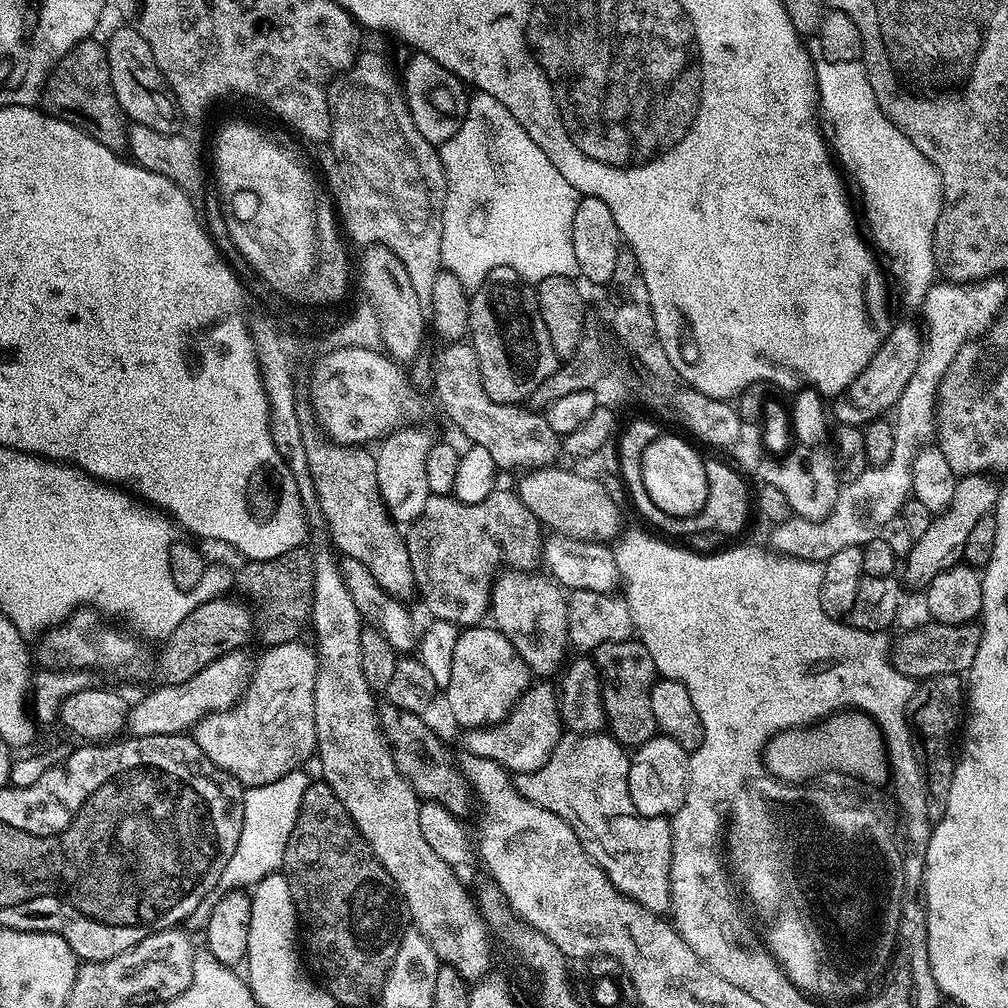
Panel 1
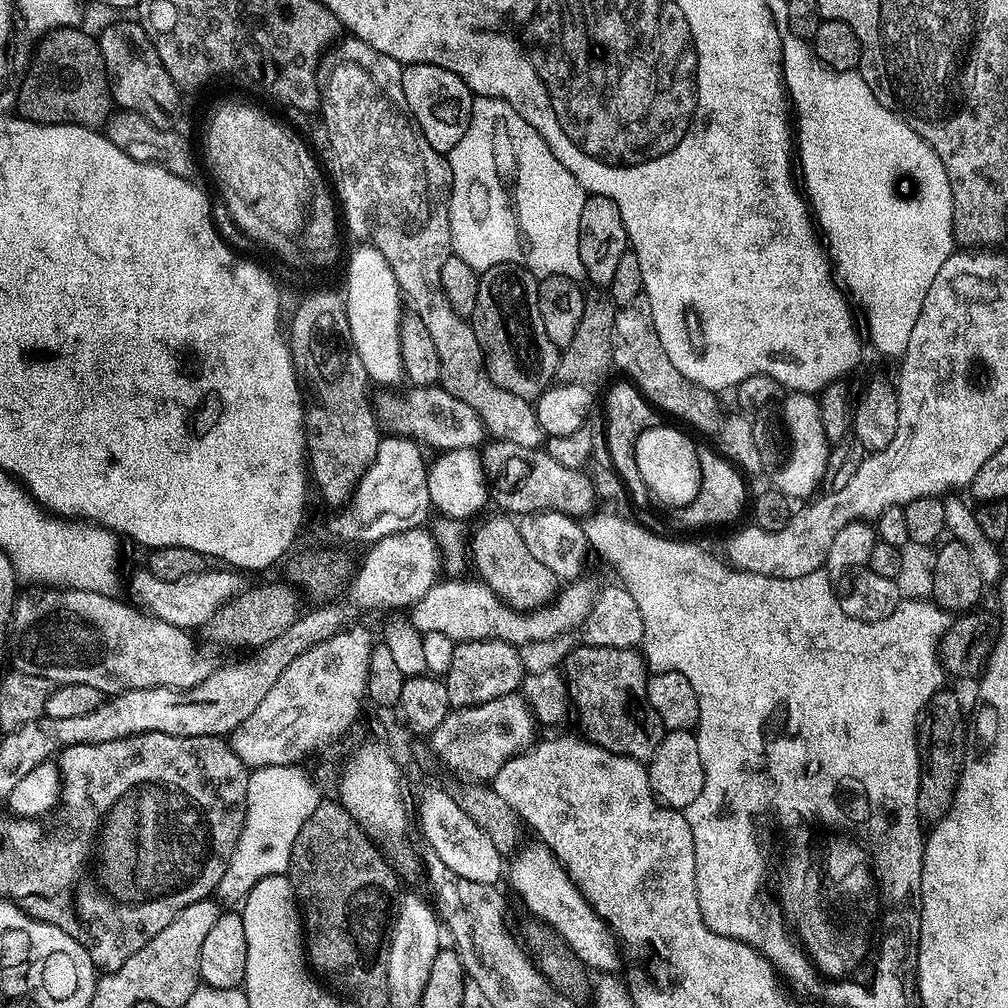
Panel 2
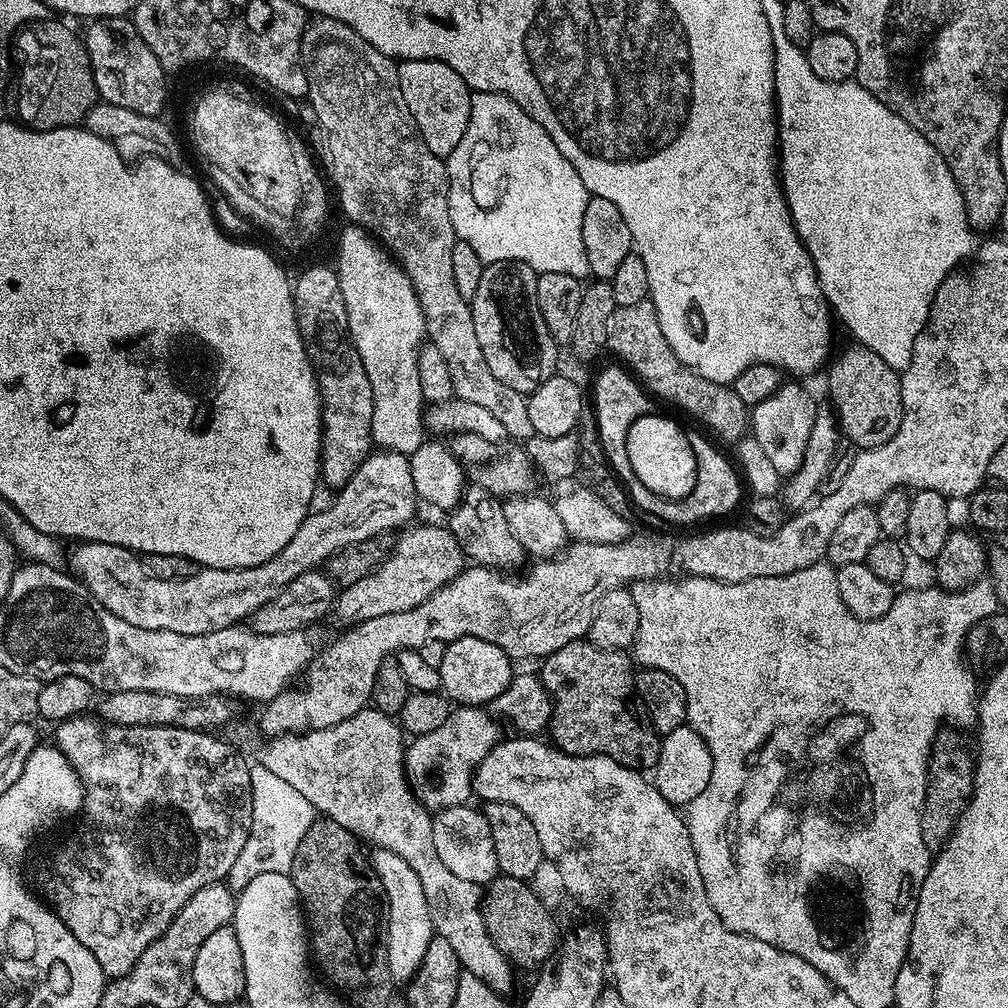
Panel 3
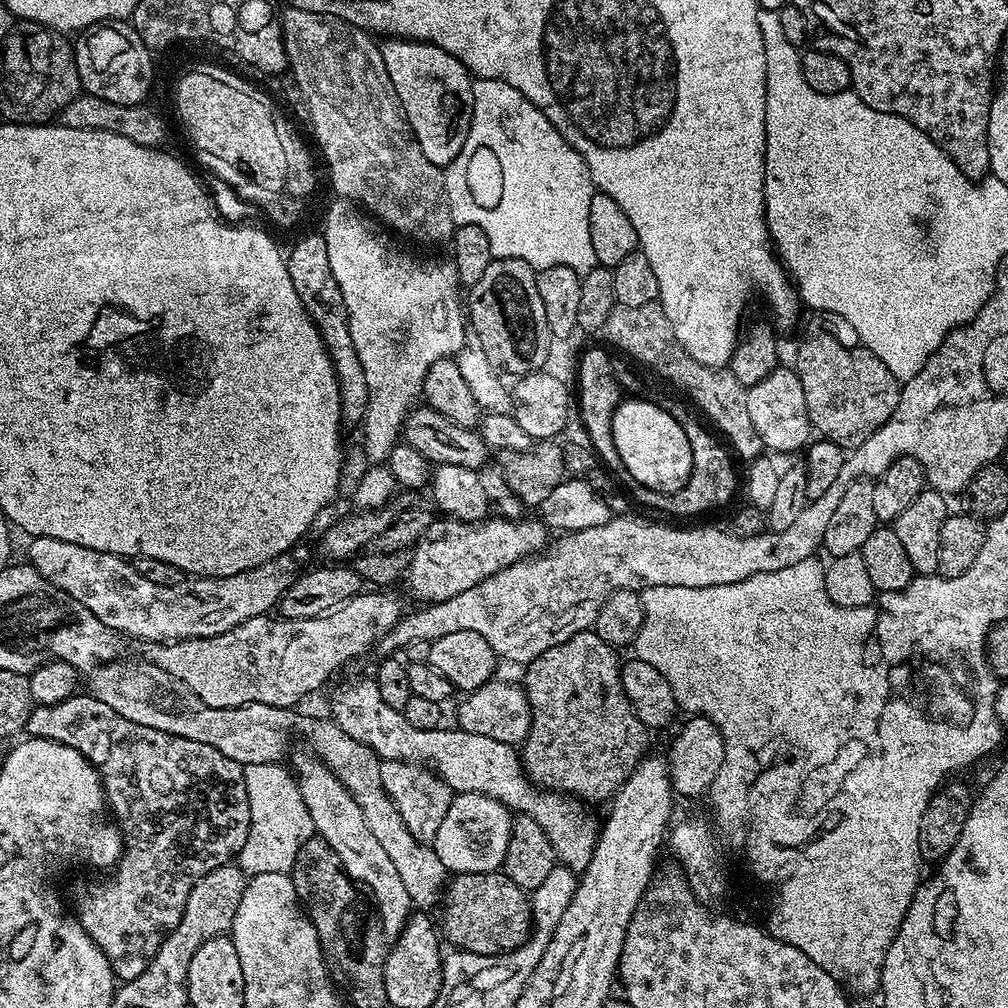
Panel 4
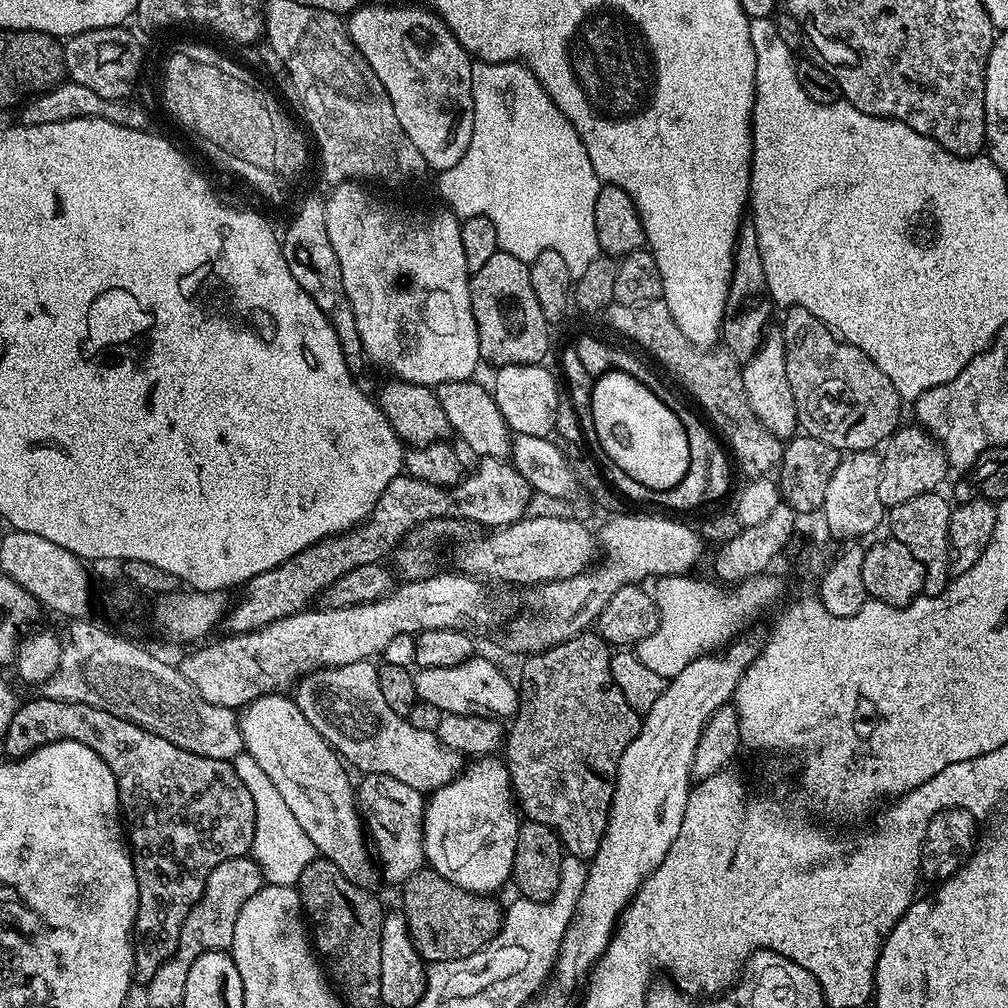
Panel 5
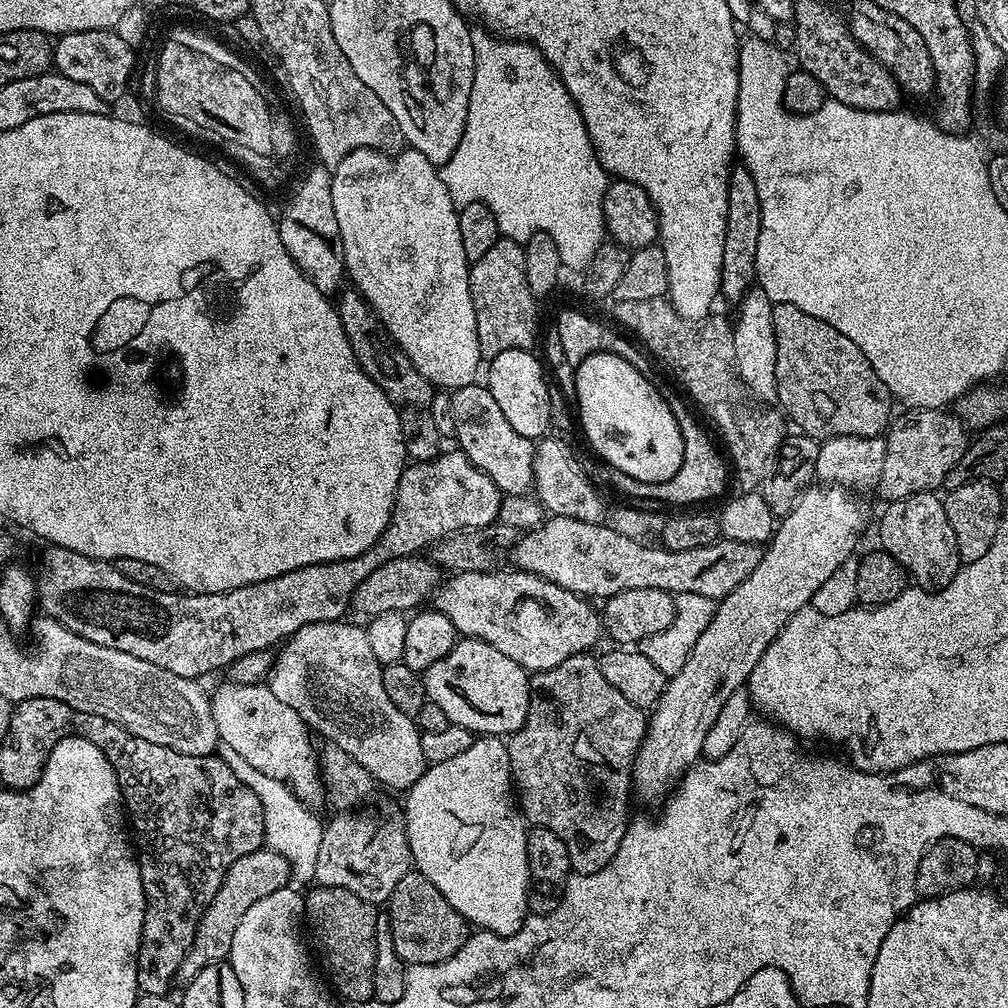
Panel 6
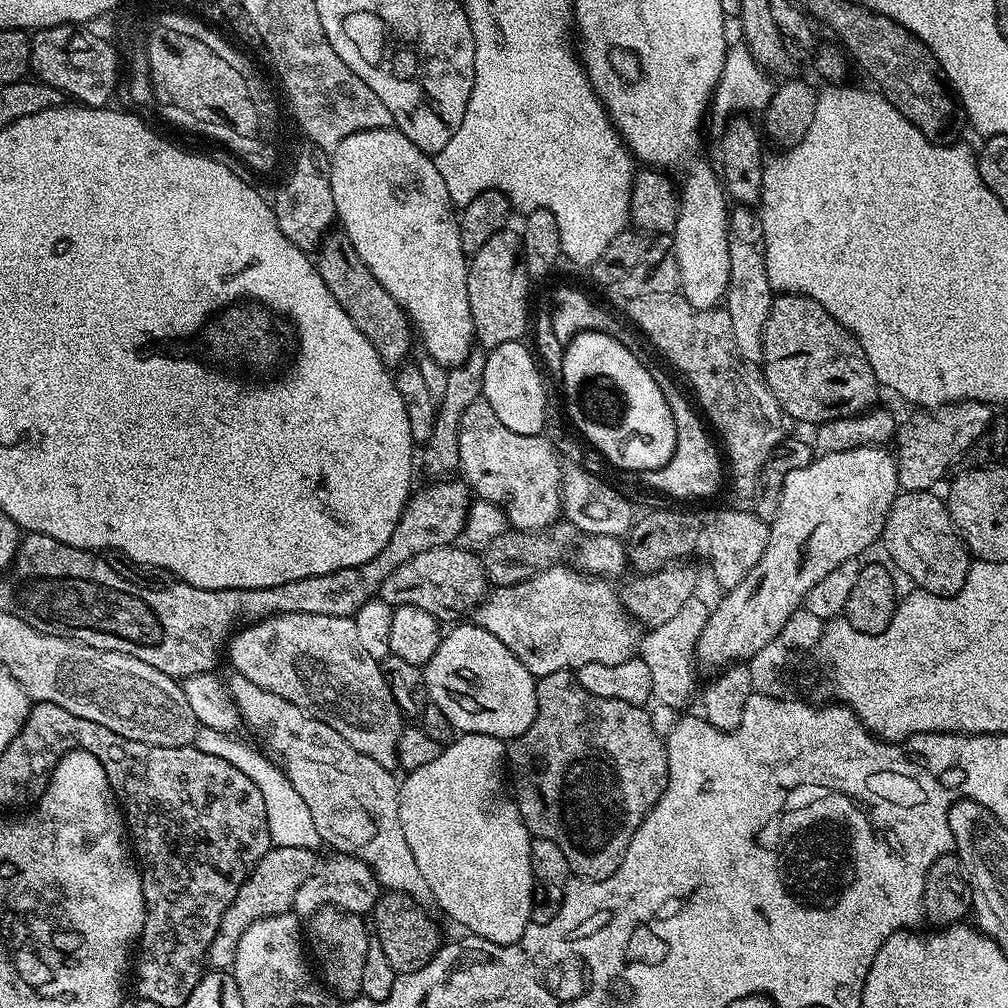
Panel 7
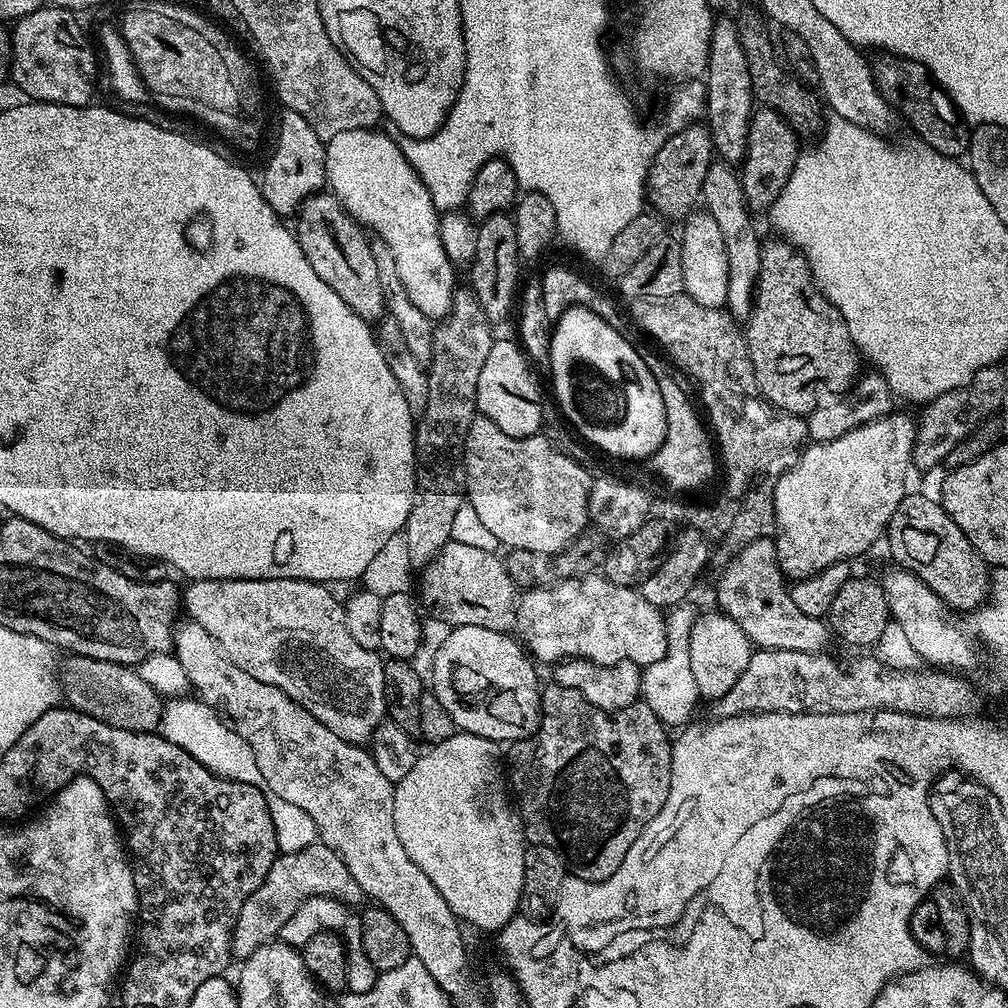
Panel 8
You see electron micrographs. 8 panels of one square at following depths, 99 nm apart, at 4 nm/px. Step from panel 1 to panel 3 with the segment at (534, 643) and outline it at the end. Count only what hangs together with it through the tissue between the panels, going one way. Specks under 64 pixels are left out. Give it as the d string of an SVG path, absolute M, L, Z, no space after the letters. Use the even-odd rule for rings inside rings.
M469 483L465 487L460 503L447 513L446 527L456 536L456 541L464 549L465 557L473 565L497 570L516 570L526 560L524 548L510 534L510 525L506 523L506 514L501 497L490 494L482 486Z

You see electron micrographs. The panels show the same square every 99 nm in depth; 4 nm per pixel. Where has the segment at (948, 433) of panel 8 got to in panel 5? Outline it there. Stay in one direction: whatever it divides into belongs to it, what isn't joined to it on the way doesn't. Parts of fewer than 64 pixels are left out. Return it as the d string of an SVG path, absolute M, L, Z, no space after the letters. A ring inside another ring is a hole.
M901 426L888 437L882 448L880 465L882 466L882 474L878 474L878 498L882 498L882 502L888 508L898 506L902 502L910 502L910 498L918 498L918 494L926 494L927 492L937 491L944 480L944 475L950 472L948 459L944 456L944 450L938 441L925 432L919 426Z

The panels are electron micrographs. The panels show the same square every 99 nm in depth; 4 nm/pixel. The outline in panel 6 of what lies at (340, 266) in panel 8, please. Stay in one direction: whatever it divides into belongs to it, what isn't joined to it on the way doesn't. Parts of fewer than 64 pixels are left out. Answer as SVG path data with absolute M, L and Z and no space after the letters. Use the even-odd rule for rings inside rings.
M355 290L341 291L338 296L338 311L342 330L346 330L346 338L354 350L354 358L362 366L362 370L390 398L390 402L397 406L409 408L424 408L432 400L434 386L406 358L404 351L388 339L382 331L380 319L376 317L376 311L364 301L363 296Z

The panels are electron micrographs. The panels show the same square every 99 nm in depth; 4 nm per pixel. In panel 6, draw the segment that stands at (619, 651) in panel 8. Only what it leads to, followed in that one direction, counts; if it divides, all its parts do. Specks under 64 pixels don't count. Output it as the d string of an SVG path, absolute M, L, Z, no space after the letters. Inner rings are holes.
M497 570L495 572L458 572L451 578L445 579L440 587L434 593L435 611L446 614L446 618L450 618L450 622L454 622L457 633L461 637L481 640L490 646L494 646L494 650L499 650L502 654L506 654L506 658L514 658L514 662L518 662L518 666L522 666L524 671L531 674L533 672L541 672L542 670L550 670L554 666L558 666L558 662L566 662L566 658L574 658L583 652L591 653L592 647L599 642L600 636L602 640L602 616L599 611L596 612L591 608L589 601L585 597L580 596L577 592L566 590L562 586L558 586L554 582L550 582L546 578L538 578L529 572L521 572L519 570L511 570L512 572L504 572L505 570Z

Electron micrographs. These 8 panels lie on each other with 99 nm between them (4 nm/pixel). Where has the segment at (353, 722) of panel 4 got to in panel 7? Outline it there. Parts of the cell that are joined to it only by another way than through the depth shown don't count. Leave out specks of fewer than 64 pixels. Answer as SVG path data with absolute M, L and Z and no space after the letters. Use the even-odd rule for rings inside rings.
M326 614L267 616L265 620L241 627L229 639L226 656L232 659L236 667L233 669L239 675L250 678L254 686L262 686L262 690L270 690L270 694L278 694L278 698L286 698L286 702L294 702L294 706L326 722L326 726L330 726L330 730L338 730L338 734L342 734L342 738L350 742L354 750L366 754L366 758L374 758L374 762L383 768L392 770L397 767L396 743L402 727L402 713L392 700L380 661L370 658L370 654L362 650L358 642L358 630L354 630L351 618Z

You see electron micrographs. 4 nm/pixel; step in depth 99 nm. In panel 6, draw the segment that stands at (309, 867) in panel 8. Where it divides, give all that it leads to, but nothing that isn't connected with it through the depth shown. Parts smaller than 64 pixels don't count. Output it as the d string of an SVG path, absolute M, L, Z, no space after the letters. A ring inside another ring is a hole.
M266 846L259 848L258 851L251 851L250 854L244 854L232 863L227 868L218 893L200 916L192 948L186 954L186 958L182 958L182 966L178 966L176 980L181 985L187 986L207 965L225 961L230 947L233 946L234 932L242 920L242 915L246 914L250 906L258 902L260 898L287 887L290 881L291 865L286 862L286 858Z

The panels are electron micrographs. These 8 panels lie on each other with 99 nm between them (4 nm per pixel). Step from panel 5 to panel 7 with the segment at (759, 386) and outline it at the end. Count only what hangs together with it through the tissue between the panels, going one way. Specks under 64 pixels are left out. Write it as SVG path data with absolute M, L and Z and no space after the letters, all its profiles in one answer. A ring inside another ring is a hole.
M736 206L728 213L728 253L730 254L730 278L724 291L722 306L730 314L730 326L734 329L734 346L745 362L763 361L764 331L770 318L774 293L766 274L764 257L764 231L759 215L746 206Z

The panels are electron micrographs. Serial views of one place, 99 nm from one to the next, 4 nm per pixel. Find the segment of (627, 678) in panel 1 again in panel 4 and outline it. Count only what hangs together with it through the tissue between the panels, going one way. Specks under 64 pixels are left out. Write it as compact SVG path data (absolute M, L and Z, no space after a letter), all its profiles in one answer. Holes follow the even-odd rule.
M589 630L574 634L574 638L558 646L550 646L546 654L538 654L538 658L523 669L522 687L530 702L532 721L522 745L522 763L533 785L596 804L599 800L607 801L644 759L649 751L650 732L638 714L634 714L630 698L626 698L626 690L622 690L622 660L616 656L619 656L617 649L602 642L595 630Z

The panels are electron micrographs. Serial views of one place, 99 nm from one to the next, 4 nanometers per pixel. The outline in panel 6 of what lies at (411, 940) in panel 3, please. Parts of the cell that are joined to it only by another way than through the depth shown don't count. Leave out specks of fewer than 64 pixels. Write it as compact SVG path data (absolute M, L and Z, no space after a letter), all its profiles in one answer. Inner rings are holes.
M228 680L211 691L210 702L221 743L234 750L240 761L287 784L304 804L316 808L325 801L319 757L310 740L310 730L293 707L275 697L267 683L236 684Z

